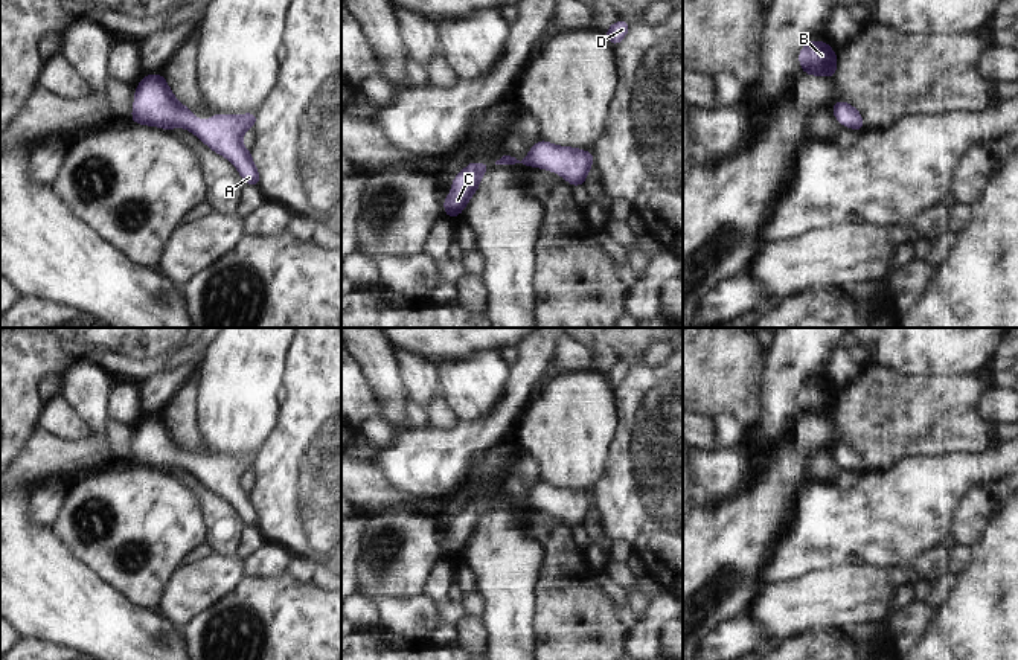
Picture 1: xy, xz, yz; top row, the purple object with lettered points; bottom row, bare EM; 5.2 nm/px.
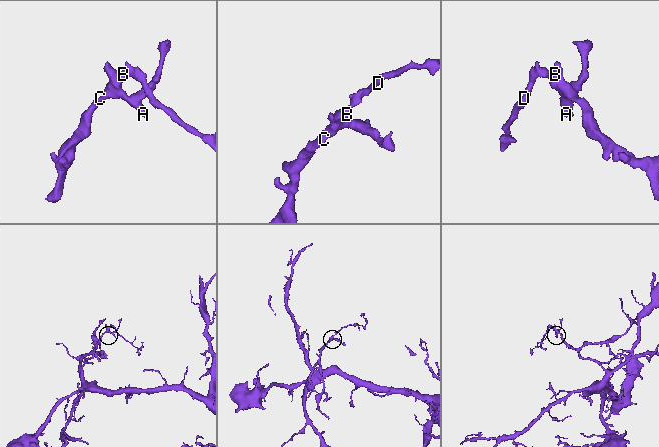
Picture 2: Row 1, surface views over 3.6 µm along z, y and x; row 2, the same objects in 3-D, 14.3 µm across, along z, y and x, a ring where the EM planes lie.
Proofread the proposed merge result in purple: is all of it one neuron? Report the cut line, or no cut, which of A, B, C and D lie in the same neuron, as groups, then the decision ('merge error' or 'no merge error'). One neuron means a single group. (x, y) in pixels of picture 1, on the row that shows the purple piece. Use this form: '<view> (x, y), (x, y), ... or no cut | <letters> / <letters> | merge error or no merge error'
no cut | A B C D | no merge error

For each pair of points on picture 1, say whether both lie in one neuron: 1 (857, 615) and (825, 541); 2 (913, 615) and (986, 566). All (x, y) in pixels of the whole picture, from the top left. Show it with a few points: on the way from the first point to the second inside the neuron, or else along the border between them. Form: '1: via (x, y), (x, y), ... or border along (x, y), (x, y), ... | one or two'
1: border along (848, 564), (838, 569), (809, 572), (802, 578) | two
2: border along (936, 608), (930, 627), (919, 640) | two

